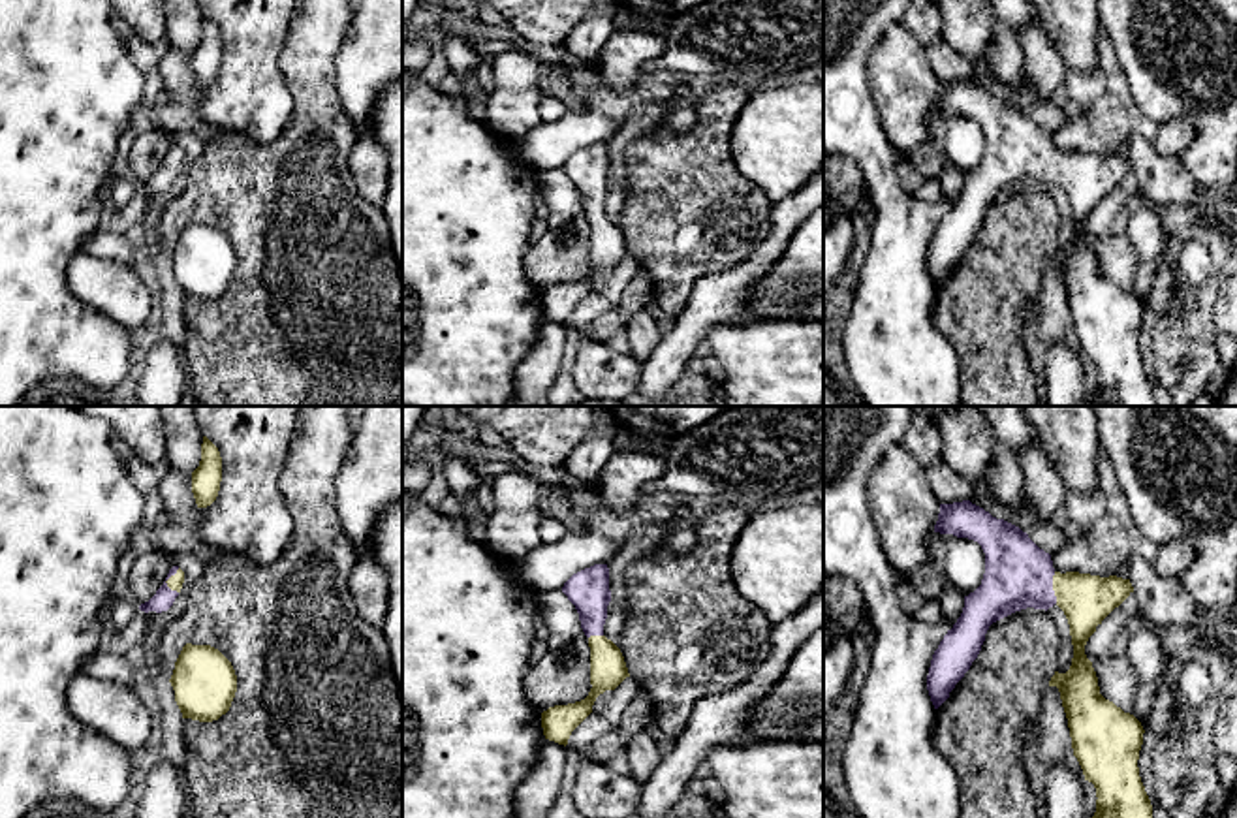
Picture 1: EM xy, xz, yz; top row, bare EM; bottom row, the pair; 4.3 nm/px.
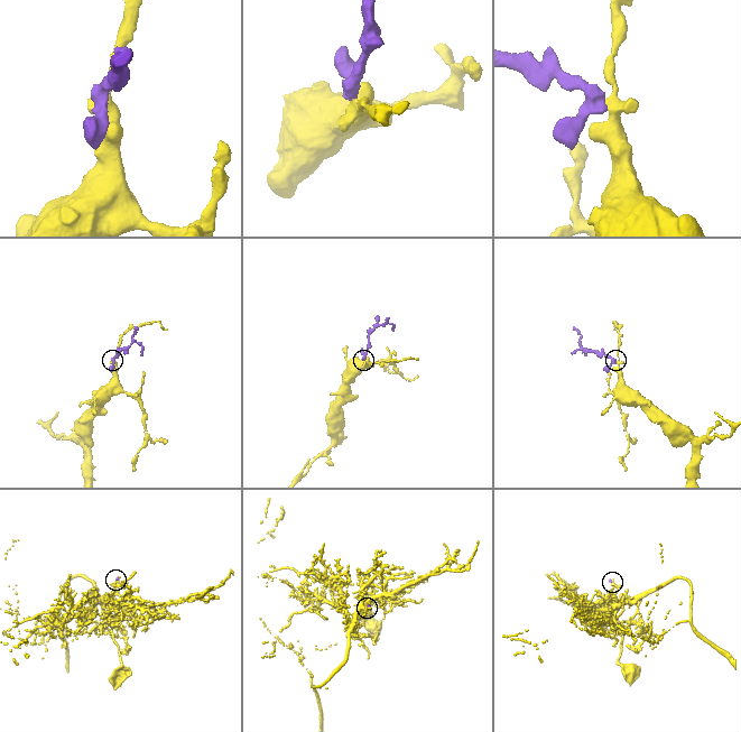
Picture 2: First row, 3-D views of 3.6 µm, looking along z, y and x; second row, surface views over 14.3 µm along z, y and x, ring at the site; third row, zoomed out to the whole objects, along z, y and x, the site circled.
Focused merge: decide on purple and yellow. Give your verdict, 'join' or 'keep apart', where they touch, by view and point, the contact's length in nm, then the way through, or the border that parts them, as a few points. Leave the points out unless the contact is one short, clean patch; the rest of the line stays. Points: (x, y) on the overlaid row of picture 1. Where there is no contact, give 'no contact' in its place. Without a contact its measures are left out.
join | yz (1051, 587) | 140 nm | across yz (1017, 574), (1040, 587), (1051, 587), (1072, 591), (1087, 600)

